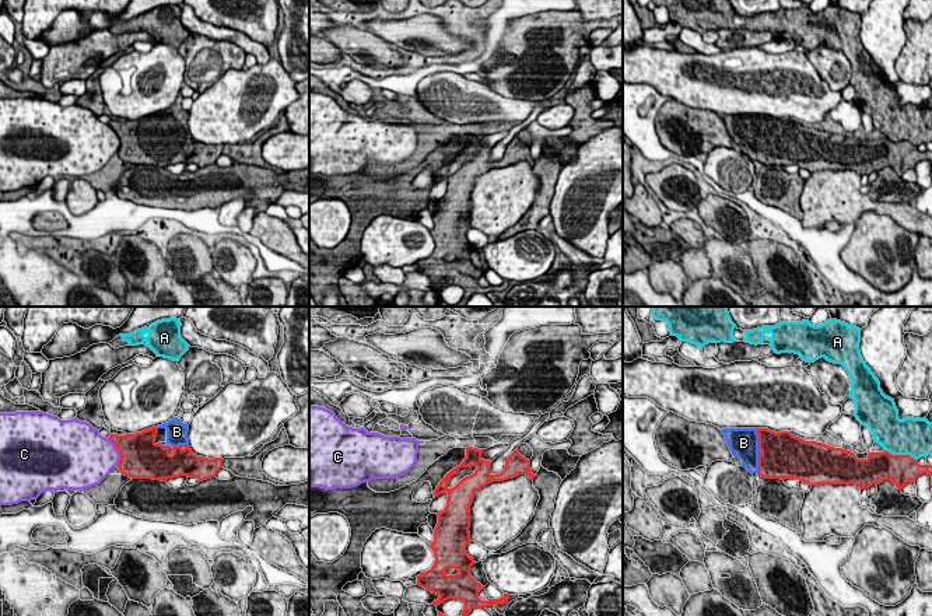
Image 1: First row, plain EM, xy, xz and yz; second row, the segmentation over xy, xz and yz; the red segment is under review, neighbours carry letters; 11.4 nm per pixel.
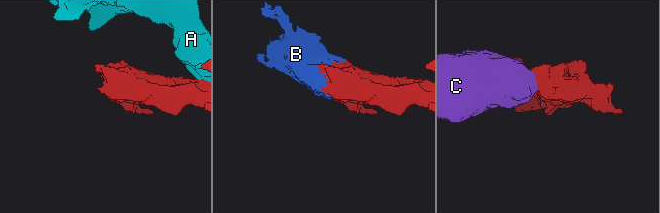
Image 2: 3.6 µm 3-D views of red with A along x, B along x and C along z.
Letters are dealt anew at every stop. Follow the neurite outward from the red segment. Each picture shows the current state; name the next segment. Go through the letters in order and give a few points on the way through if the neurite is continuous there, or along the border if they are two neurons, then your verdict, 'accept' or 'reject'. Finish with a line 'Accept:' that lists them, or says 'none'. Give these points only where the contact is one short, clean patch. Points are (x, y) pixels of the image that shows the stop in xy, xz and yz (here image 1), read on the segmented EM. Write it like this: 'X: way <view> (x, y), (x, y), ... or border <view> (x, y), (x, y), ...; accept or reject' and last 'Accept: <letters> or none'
A: reject
B: accept
C: border xy (108, 438), (119, 454), (118, 465); reject
Accept: B

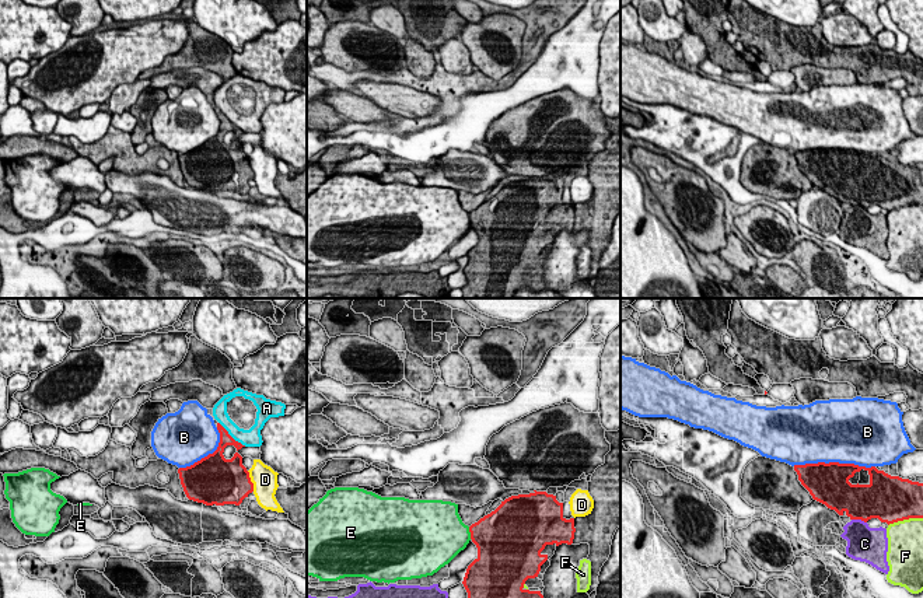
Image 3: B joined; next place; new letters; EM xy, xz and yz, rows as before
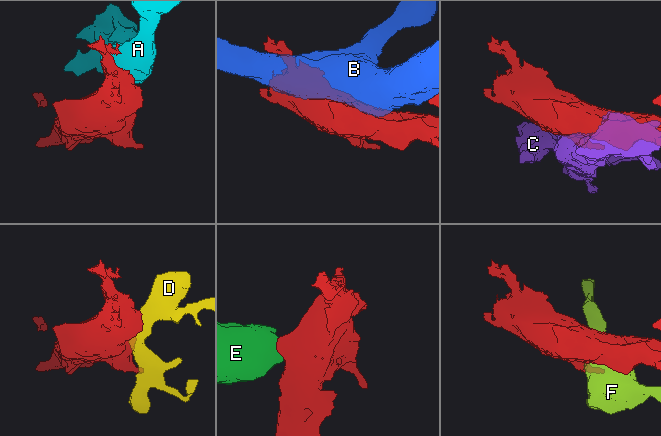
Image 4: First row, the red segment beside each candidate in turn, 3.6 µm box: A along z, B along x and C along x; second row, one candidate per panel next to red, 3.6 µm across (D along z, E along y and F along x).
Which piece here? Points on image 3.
A: reject
B: reject
C: reject
D: reject
E: border xz (468, 527), (471, 538); reject
F: reject
Accept: none

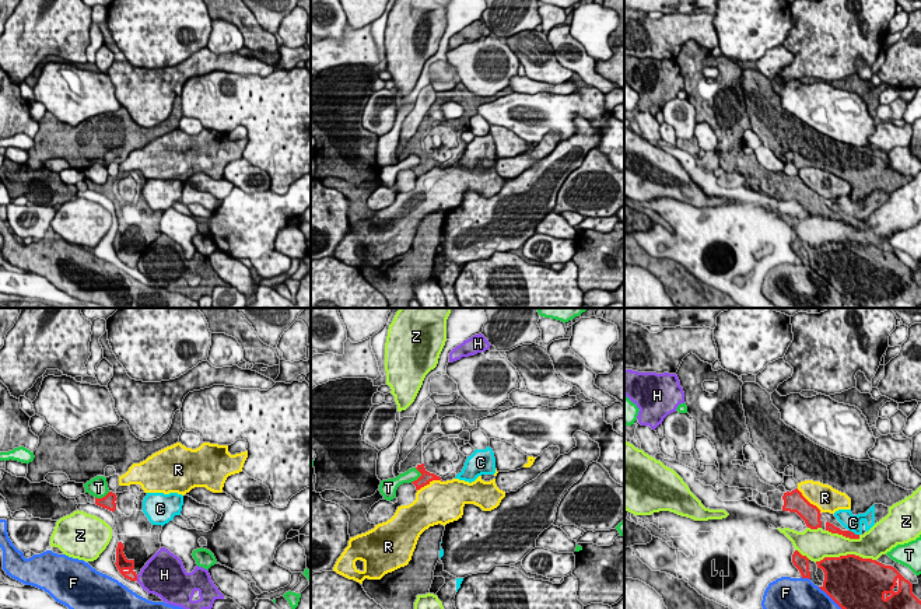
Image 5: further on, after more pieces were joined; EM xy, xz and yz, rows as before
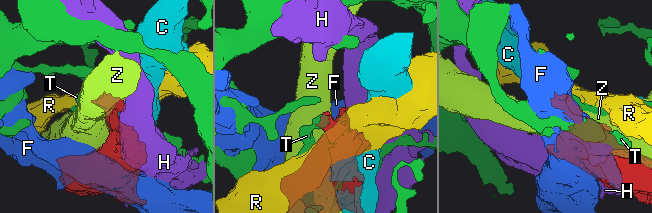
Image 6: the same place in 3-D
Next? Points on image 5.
C: reject
F: reject
H: reject
R: border xz (441, 480), (433, 480), (417, 490); reject
T: reject
Z: reject
Accept: none

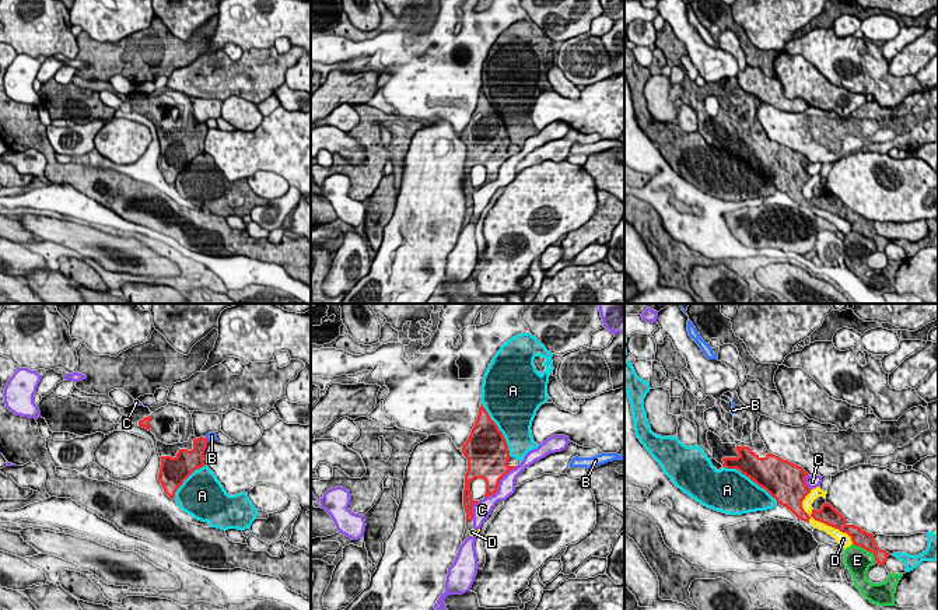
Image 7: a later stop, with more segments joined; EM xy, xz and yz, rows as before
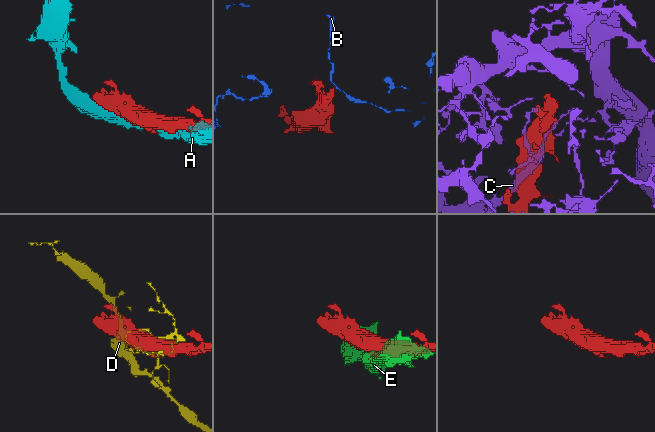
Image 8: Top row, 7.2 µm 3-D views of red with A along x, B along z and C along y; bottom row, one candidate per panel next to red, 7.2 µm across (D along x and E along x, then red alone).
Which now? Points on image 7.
A: reject
B: reject
C: reject
D: reject
E: reject
Accept: none

